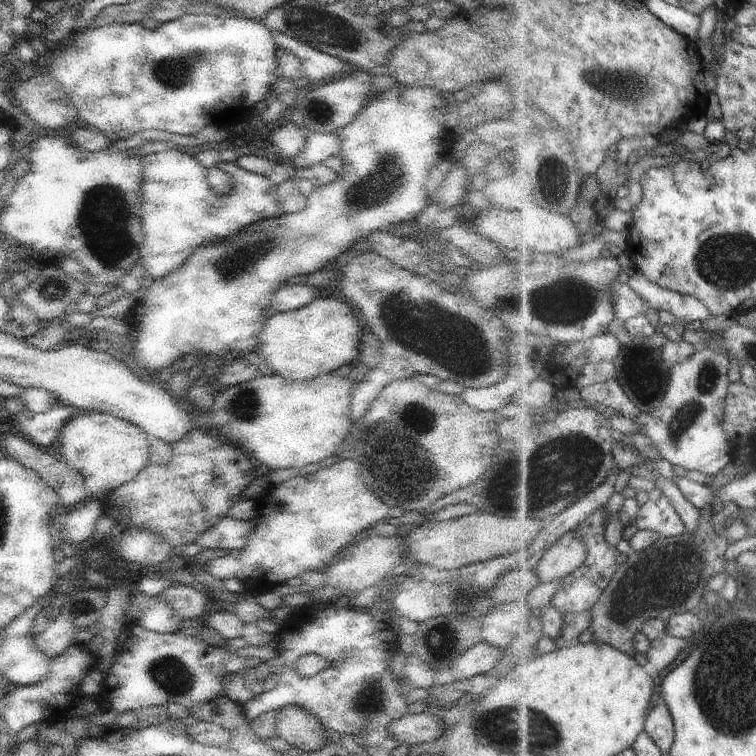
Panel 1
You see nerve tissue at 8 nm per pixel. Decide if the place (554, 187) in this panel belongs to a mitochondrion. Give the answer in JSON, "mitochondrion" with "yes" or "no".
{"mitochondrion":"yes"}

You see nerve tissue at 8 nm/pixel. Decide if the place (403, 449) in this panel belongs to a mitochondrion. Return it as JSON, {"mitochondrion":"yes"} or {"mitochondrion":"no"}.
{"mitochondrion":"yes"}

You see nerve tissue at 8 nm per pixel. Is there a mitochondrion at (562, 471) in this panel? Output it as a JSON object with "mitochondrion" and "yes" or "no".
{"mitochondrion":"yes"}

